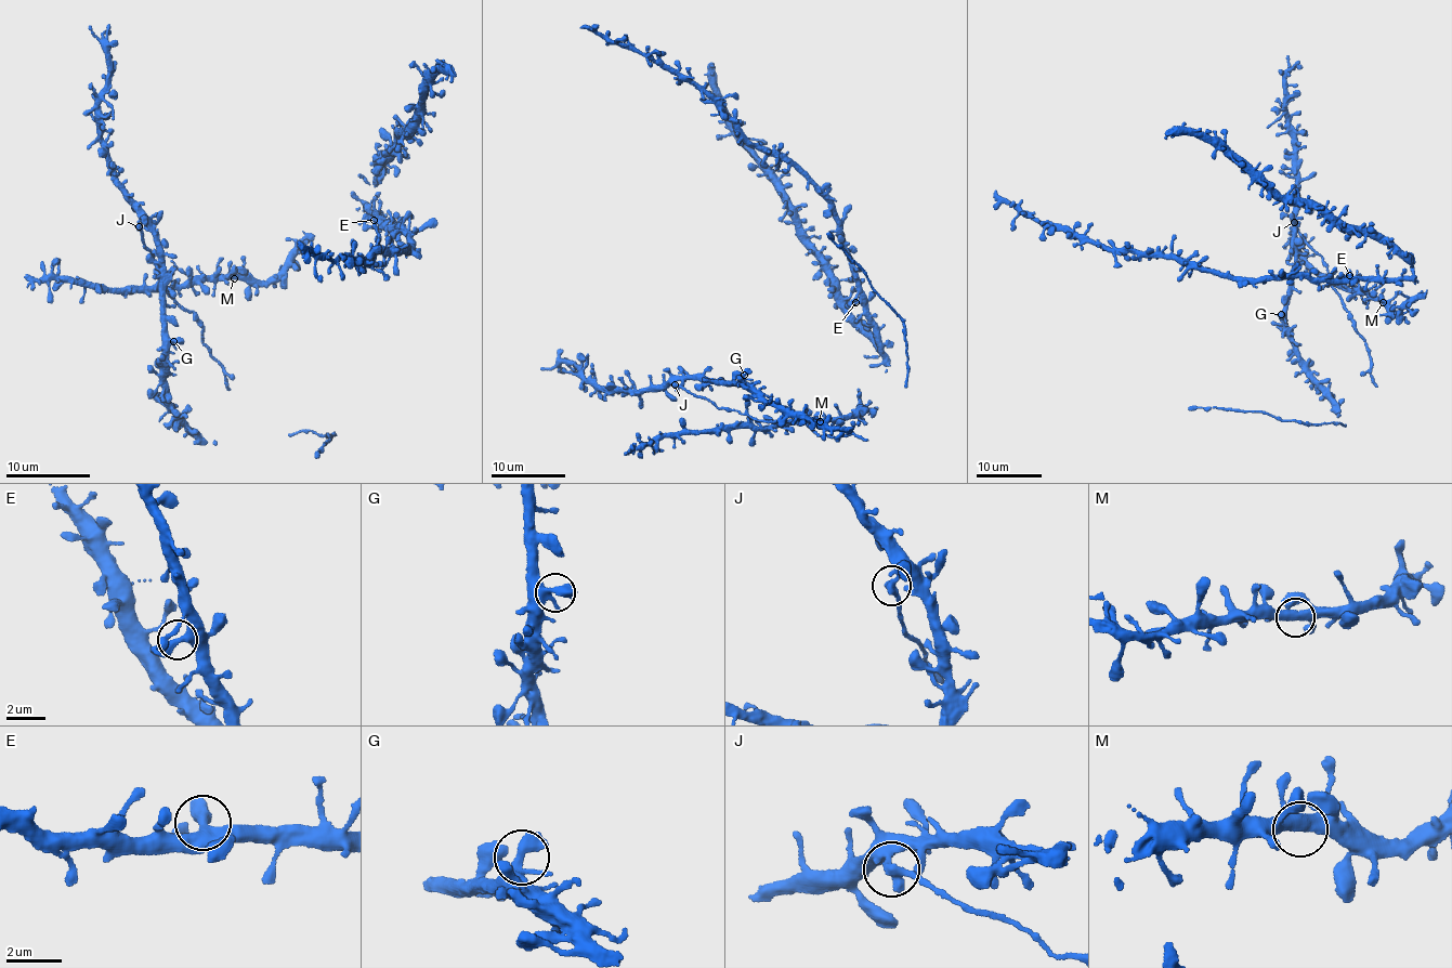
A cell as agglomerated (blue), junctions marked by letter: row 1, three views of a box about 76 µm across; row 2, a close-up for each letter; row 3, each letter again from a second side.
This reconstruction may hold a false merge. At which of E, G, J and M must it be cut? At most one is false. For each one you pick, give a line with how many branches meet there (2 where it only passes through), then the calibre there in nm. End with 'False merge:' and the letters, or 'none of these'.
False merge: none of these

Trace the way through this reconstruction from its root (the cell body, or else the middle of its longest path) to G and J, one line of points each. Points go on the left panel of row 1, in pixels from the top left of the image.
G: (236, 274), (168, 288), (143, 232), (154, 235), (162, 267), (162, 315), (173, 341)
J: (236, 274), (168, 288), (166, 284), (169, 282), (167, 286), (162, 269), (144, 244), (138, 226)

